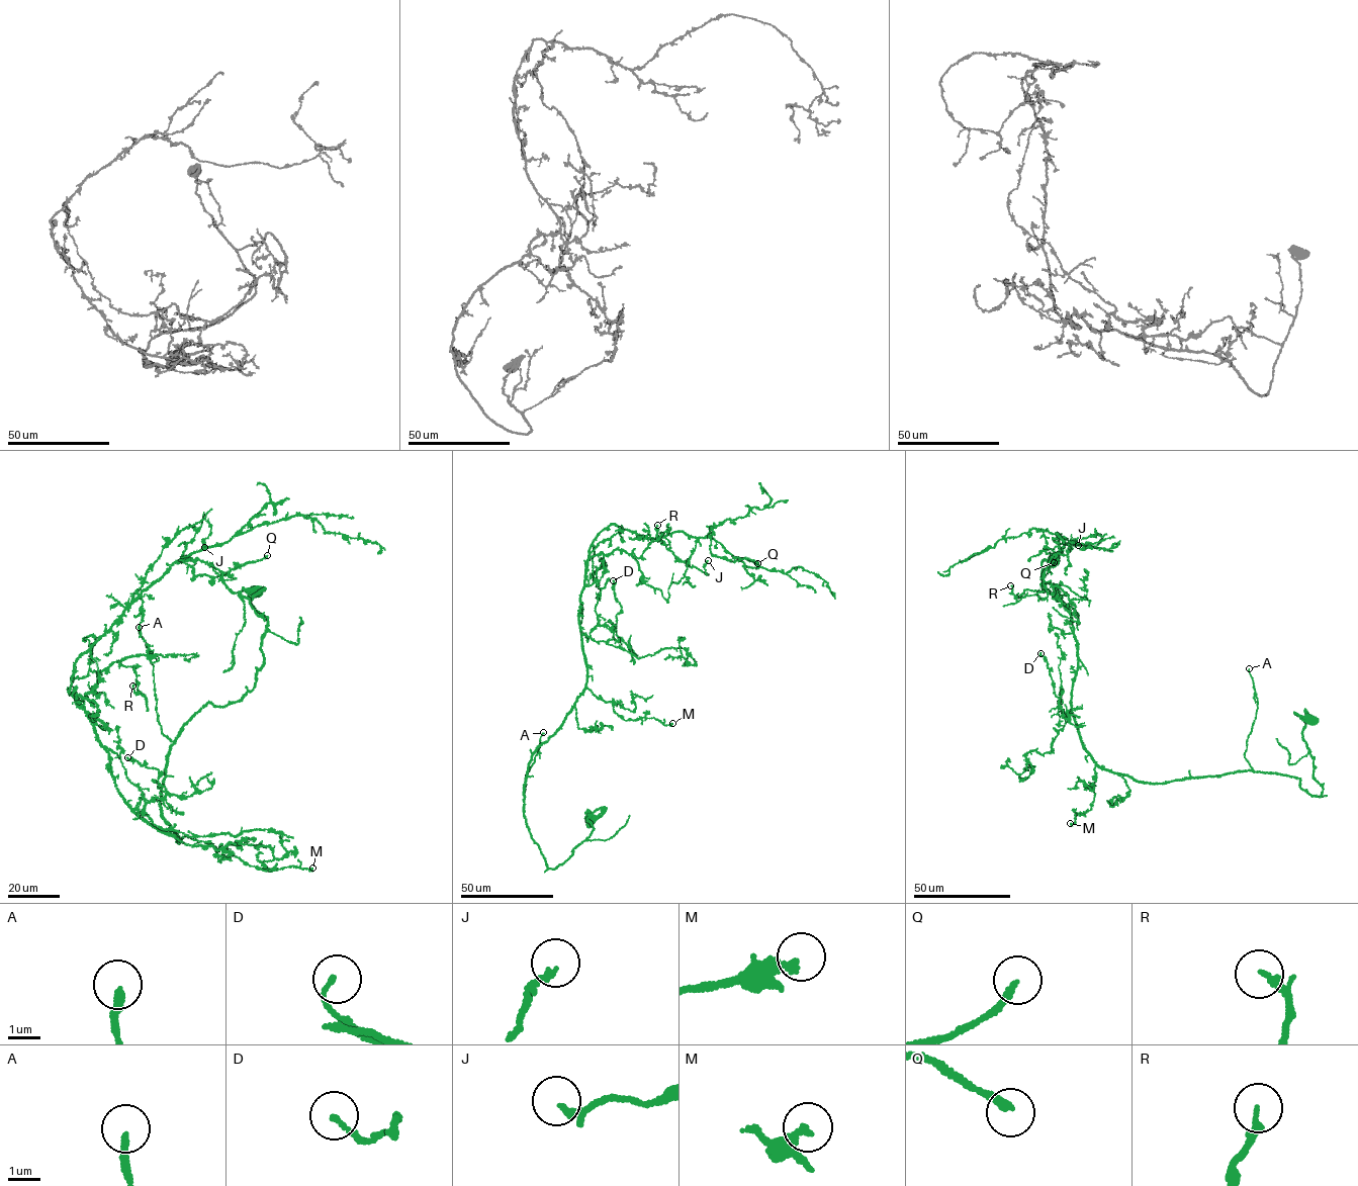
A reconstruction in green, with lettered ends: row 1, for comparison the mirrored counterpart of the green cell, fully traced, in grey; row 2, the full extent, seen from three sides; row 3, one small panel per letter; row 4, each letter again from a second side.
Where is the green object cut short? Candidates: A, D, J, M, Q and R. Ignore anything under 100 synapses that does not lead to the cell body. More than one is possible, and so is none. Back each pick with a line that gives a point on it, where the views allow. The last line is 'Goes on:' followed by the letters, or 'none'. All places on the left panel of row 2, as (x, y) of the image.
A: (139, 627)
Goes on: A

